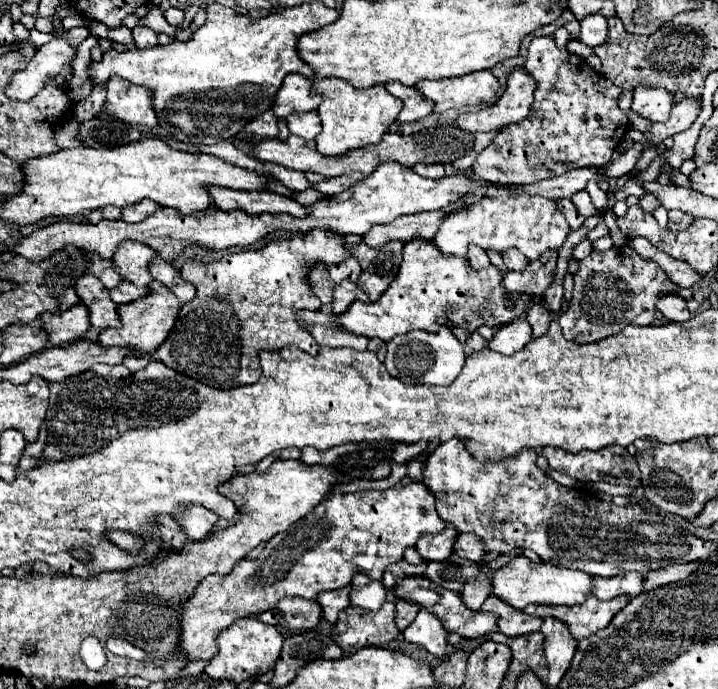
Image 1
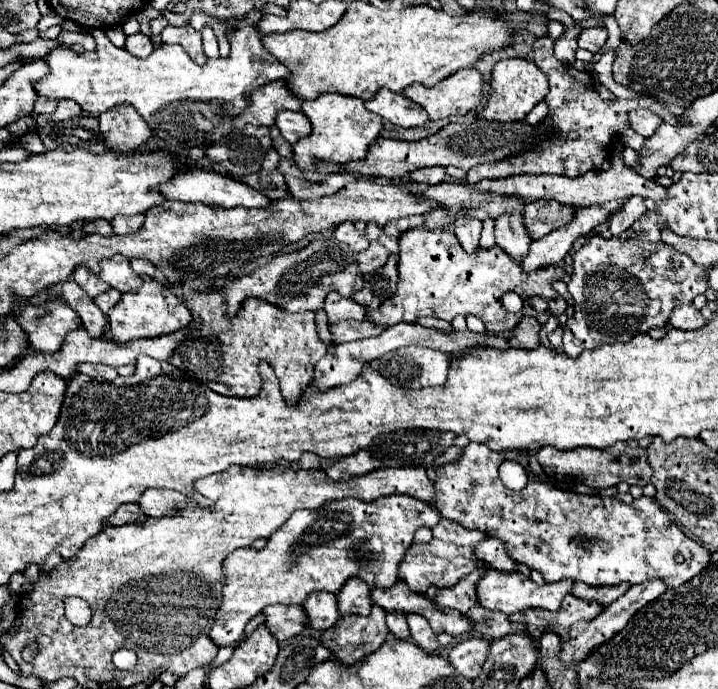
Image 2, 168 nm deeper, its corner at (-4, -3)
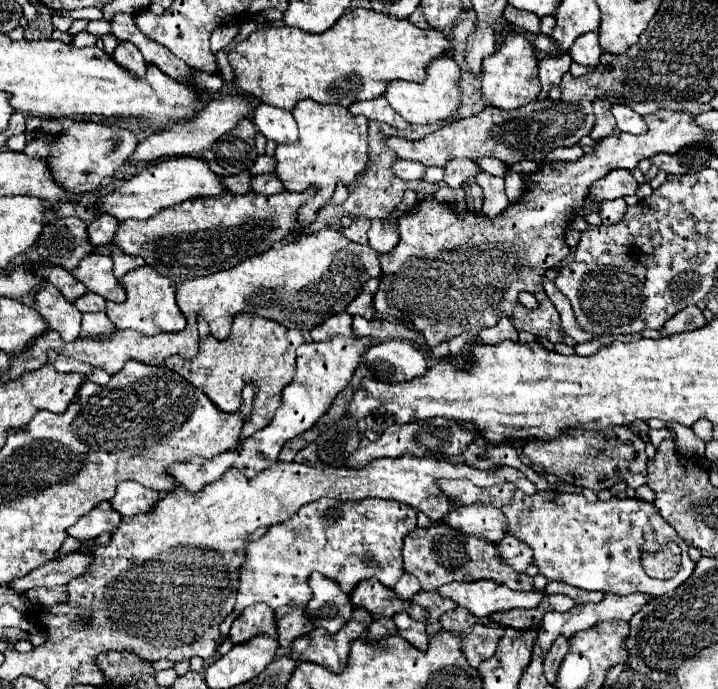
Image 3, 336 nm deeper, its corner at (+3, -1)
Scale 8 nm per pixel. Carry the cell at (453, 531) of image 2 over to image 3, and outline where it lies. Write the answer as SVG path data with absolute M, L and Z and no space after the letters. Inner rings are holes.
M492 505L456 507L442 521L452 525L454 529L460 529L476 537L486 537L494 543L508 533L508 523L504 521L504 513L500 513Z

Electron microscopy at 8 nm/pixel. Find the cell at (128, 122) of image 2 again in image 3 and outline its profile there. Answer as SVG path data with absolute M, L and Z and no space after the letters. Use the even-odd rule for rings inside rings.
M80 121L68 125L58 139L50 145L50 157L46 159L48 169L58 185L68 189L74 195L84 195L100 189L106 177L114 177L114 173L126 163L126 159L136 149L136 135L130 129L108 127L92 121Z

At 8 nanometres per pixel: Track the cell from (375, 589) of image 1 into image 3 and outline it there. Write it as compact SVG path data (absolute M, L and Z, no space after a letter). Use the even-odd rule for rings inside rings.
M322 573L312 575L310 587L314 591L314 597L306 605L308 619L312 621L314 627L324 627L328 633L336 633L354 611L350 595L346 595L336 585L336 581L324 577Z

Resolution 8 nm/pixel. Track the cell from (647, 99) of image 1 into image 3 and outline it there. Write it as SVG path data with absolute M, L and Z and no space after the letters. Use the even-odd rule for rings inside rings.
M614 103L610 111L612 111L612 115L614 115L614 119L616 119L616 125L618 125L620 131L632 133L632 135L642 135L642 133L646 131L644 119L642 119L636 111L632 111L628 105L624 105L624 103Z

